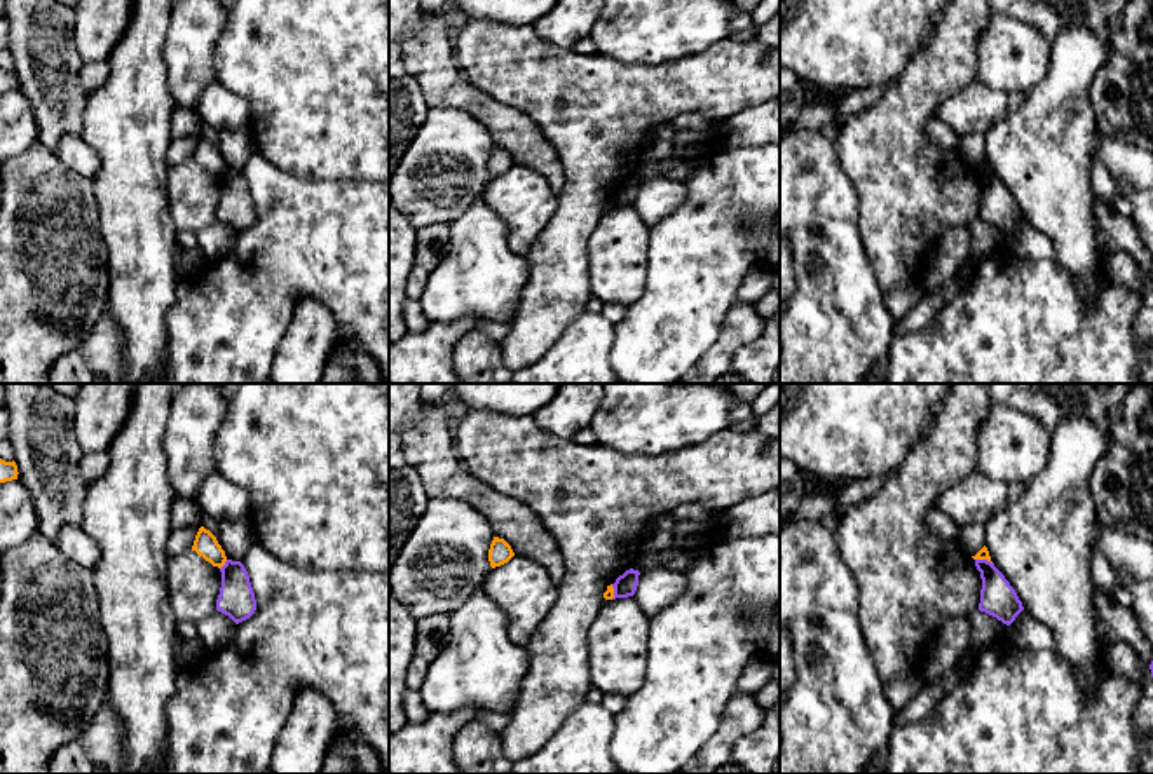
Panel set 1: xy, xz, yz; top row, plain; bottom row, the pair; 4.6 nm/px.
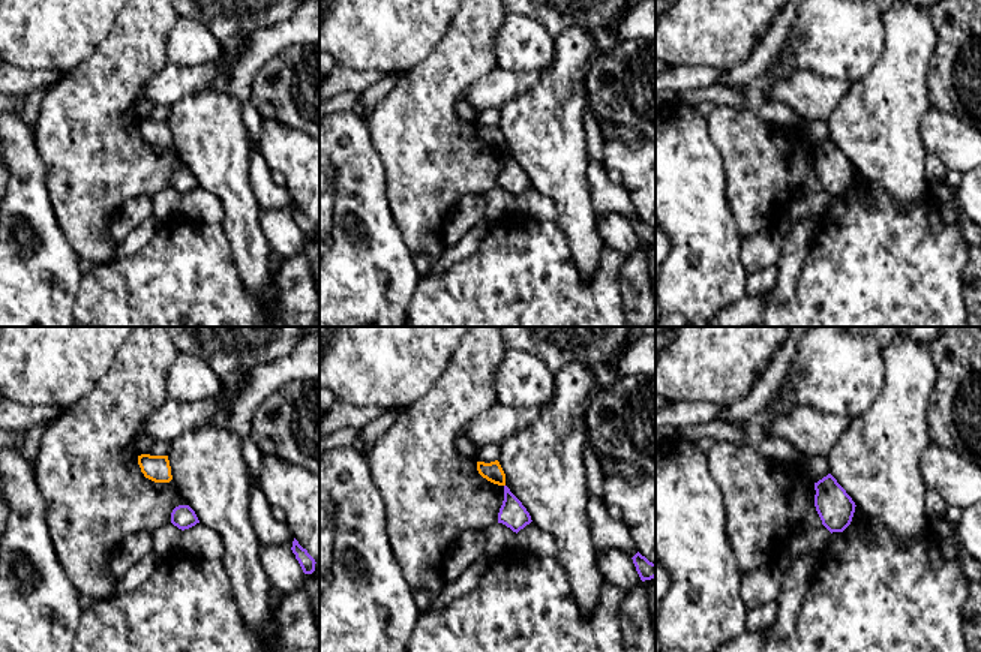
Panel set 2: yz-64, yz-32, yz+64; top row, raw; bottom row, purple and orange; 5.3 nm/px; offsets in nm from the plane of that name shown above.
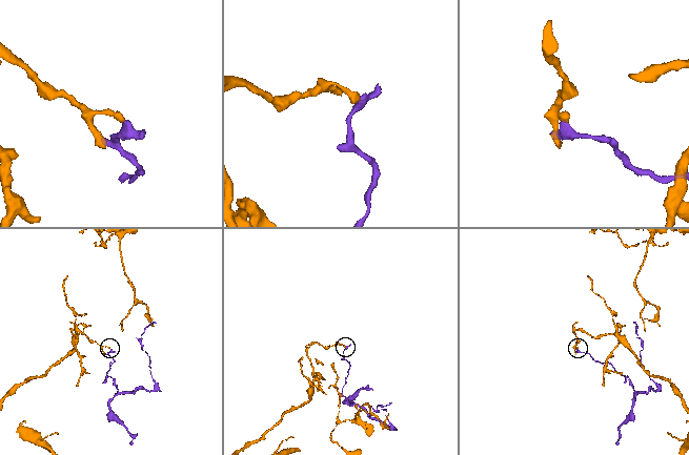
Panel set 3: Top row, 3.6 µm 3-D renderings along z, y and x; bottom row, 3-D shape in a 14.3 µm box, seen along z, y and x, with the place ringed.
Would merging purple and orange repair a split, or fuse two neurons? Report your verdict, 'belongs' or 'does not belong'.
does not belong

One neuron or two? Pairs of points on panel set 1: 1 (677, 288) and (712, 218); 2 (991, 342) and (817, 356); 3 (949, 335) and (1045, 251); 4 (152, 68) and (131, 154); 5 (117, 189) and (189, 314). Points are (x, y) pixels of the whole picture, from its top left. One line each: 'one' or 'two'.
1: one
2: two
3: two
4: one
5: two

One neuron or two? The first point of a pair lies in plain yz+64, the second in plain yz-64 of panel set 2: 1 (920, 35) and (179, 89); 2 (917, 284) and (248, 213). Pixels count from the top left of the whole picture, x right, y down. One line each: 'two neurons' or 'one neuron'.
1: two neurons
2: two neurons

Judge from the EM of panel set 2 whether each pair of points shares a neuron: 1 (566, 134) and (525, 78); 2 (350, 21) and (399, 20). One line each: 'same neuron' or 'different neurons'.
1: different neurons
2: same neuron

